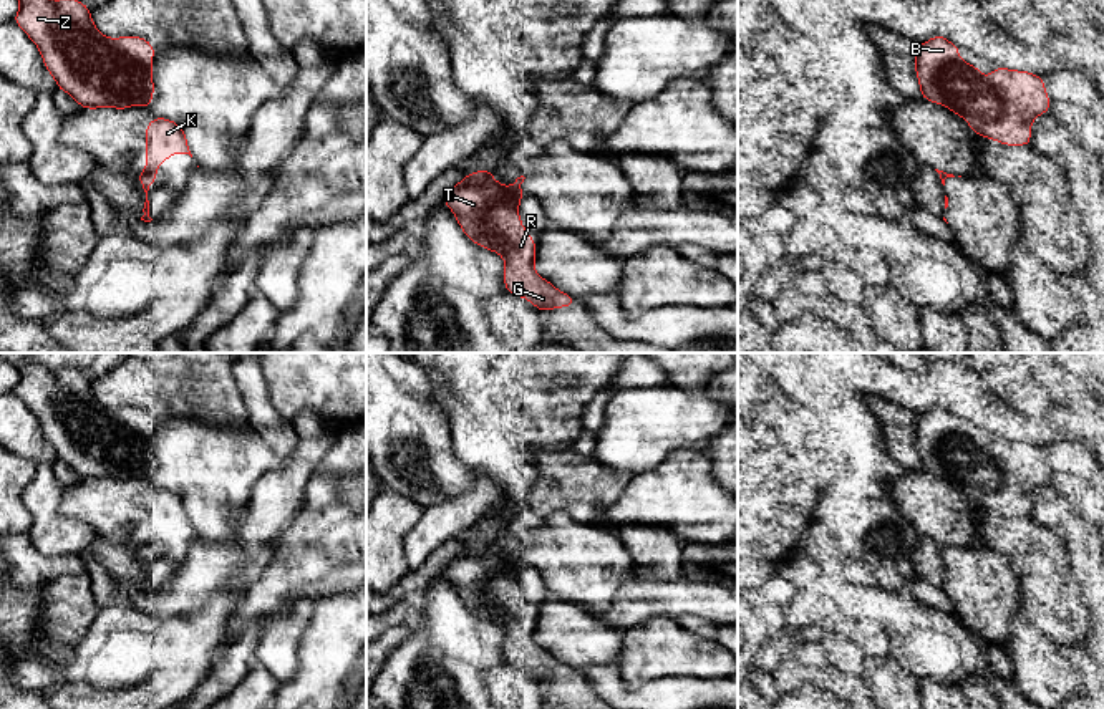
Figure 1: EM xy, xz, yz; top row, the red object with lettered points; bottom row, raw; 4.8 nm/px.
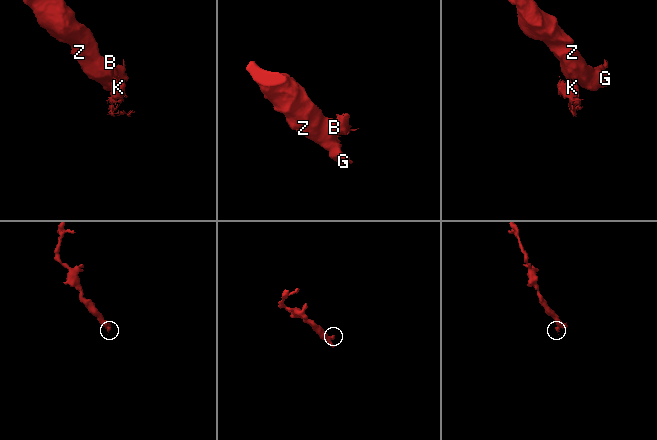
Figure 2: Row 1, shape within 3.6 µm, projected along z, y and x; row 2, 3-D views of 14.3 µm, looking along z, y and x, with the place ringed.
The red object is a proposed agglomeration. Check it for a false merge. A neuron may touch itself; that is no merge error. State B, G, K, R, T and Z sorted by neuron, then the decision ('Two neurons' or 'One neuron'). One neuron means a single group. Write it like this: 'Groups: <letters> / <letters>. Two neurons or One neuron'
Groups: B G K R T Z. One neuron

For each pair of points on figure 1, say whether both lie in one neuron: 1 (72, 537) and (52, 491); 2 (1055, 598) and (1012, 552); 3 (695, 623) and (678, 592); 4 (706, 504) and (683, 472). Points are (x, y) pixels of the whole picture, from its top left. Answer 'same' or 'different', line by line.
1: same
2: same
3: different
4: same

